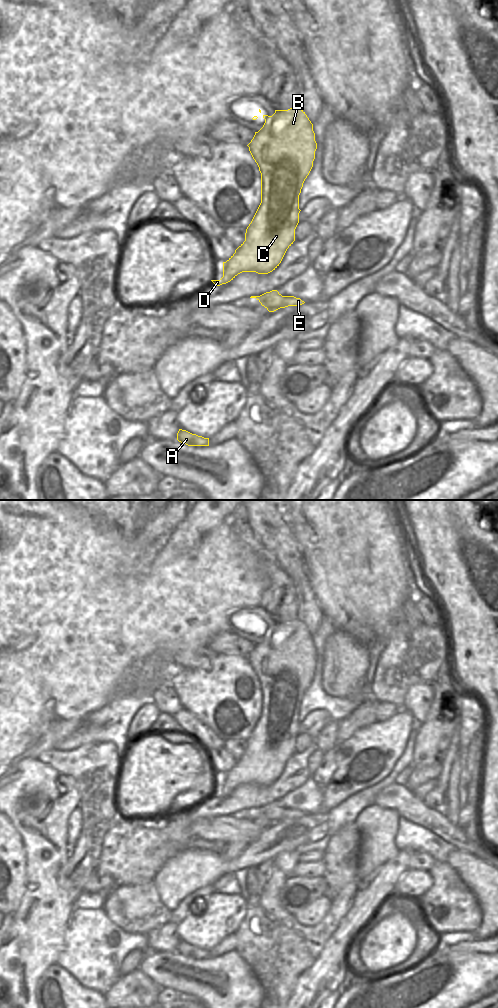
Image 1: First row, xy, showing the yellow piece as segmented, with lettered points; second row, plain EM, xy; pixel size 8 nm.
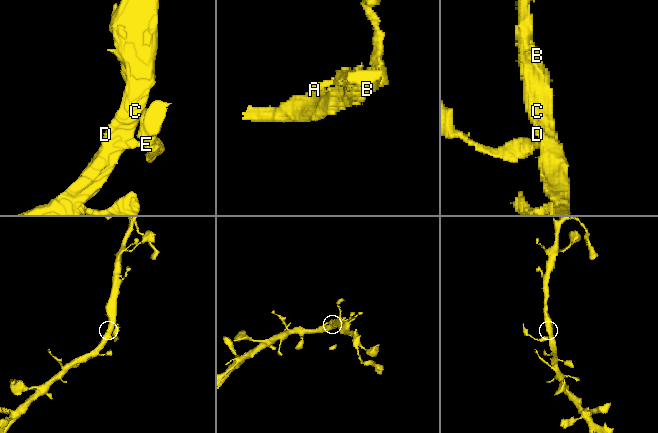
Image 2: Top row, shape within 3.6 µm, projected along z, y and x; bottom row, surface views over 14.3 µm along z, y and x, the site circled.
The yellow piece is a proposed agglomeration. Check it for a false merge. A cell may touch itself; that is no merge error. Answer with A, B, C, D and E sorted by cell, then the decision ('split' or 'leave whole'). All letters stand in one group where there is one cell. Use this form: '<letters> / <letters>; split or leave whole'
A B C D / E; split

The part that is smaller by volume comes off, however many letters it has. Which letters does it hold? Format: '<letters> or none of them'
E

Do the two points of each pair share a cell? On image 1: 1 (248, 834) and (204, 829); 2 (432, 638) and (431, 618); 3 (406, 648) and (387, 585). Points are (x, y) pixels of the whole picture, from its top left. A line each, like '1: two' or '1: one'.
1: one
2: two
3: two

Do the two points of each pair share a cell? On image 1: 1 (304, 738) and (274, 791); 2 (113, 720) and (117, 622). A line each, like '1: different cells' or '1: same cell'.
1: different cells
2: different cells

